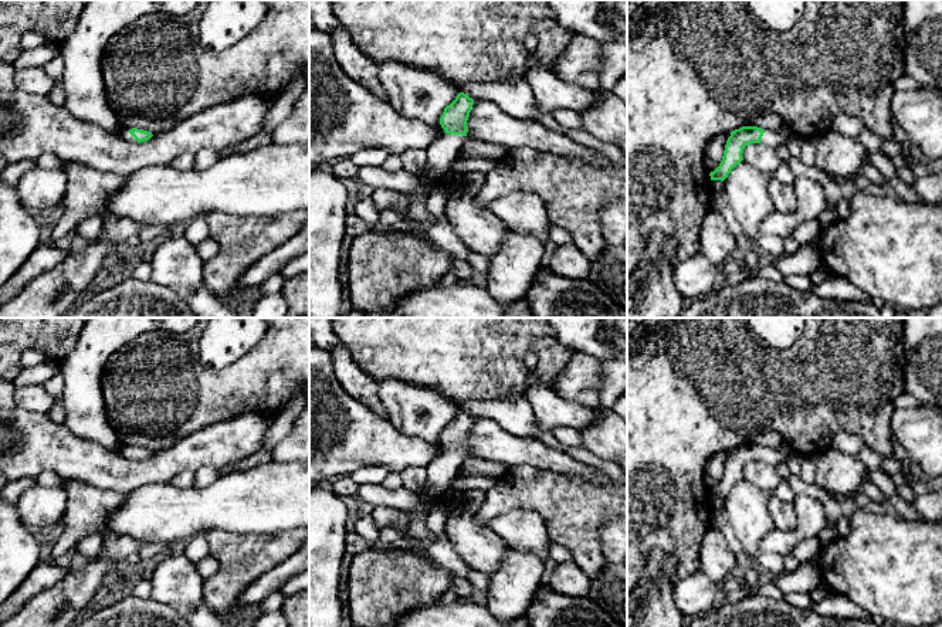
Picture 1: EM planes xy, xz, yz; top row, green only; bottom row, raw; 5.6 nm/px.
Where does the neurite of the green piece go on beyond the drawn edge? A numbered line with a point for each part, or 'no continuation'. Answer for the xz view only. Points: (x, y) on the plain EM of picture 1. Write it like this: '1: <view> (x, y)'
1: xz (440, 473)

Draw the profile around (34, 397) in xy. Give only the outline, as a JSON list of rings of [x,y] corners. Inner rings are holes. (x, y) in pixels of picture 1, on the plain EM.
[[[43,384],[16,387],[14,397],[17,407],[37,413],[48,413],[55,401]]]

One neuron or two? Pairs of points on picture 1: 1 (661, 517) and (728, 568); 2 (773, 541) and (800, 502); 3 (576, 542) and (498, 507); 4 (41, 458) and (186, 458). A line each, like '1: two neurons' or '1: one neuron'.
1: two neurons
2: one neuron
3: one neuron
4: one neuron

